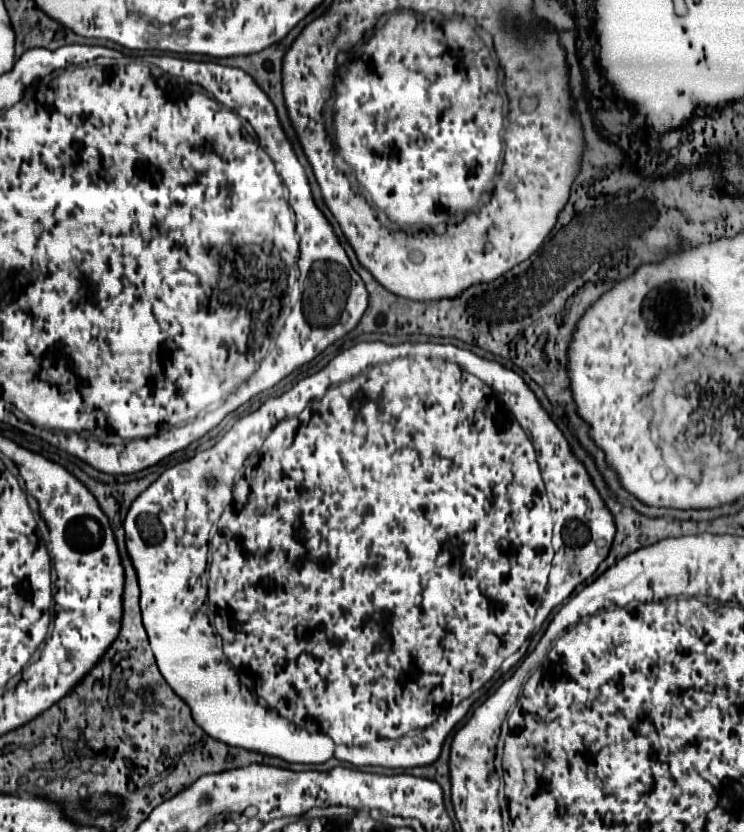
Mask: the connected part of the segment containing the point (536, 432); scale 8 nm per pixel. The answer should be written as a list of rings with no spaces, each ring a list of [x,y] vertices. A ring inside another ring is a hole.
[[[381,340],[377,342],[359,342],[347,350],[343,350],[341,354],[337,354],[323,370],[319,370],[317,374],[309,376],[309,378],[303,378],[299,384],[295,384],[291,390],[287,390],[285,394],[277,396],[277,398],[271,398],[267,400],[259,410],[239,418],[233,428],[215,444],[211,446],[209,450],[203,450],[199,454],[195,454],[193,458],[181,462],[181,464],[175,464],[173,468],[165,470],[133,504],[131,504],[131,510],[127,512],[127,518],[125,518],[125,542],[127,542],[127,550],[129,550],[129,556],[133,560],[133,566],[137,570],[137,576],[139,576],[139,588],[141,588],[141,612],[143,612],[143,626],[147,630],[147,636],[149,636],[149,642],[151,642],[151,648],[153,648],[153,654],[155,654],[155,660],[157,660],[157,666],[159,666],[159,672],[163,674],[163,678],[167,680],[167,684],[175,690],[175,694],[179,694],[187,706],[191,710],[195,710],[195,698],[191,698],[191,690],[187,690],[187,686],[191,686],[191,682],[187,682],[187,678],[191,680],[197,680],[197,684],[201,684],[199,688],[199,694],[201,696],[215,696],[217,700],[225,698],[225,696],[235,696],[239,694],[237,686],[239,686],[239,680],[243,676],[243,682],[247,682],[247,686],[251,686],[251,690],[255,690],[255,694],[259,694],[259,698],[263,698],[263,702],[267,702],[267,706],[271,706],[271,710],[275,710],[275,714],[283,714],[283,718],[287,718],[287,722],[291,722],[291,726],[295,726],[295,738],[291,738],[291,746],[287,746],[287,750],[283,750],[283,754],[287,754],[287,758],[291,758],[291,762],[327,762],[331,758],[337,758],[337,760],[343,760],[343,762],[349,762],[353,764],[355,768],[364,768],[369,766],[383,766],[383,768],[413,768],[413,766],[425,766],[425,764],[433,764],[439,756],[441,756],[441,748],[449,736],[449,732],[457,726],[457,724],[464,719],[469,708],[473,706],[473,702],[479,699],[484,692],[487,692],[492,685],[507,671],[514,667],[519,660],[527,653],[527,646],[529,646],[529,636],[533,636],[541,624],[545,622],[545,618],[551,614],[551,610],[555,606],[559,606],[565,598],[571,596],[571,592],[575,590],[575,586],[579,586],[581,582],[585,582],[587,578],[593,576],[593,572],[597,570],[597,566],[607,558],[609,554],[609,548],[611,548],[611,542],[613,542],[613,536],[615,536],[615,520],[613,520],[613,514],[609,512],[609,508],[605,506],[603,498],[599,496],[595,484],[591,482],[591,478],[587,476],[587,468],[583,466],[583,462],[573,454],[567,438],[563,436],[563,432],[555,426],[555,422],[551,420],[551,416],[545,412],[545,408],[541,406],[541,402],[537,400],[537,396],[533,394],[533,390],[525,384],[523,378],[519,378],[515,372],[507,370],[505,366],[501,366],[499,362],[491,362],[491,360],[485,360],[485,358],[479,358],[475,356],[473,352],[465,349],[458,348],[452,344],[433,344],[433,342],[403,342],[403,344],[385,344]],[[381,358],[395,358],[391,362],[385,362],[381,364]],[[499,396],[501,400],[507,404],[507,408],[515,414],[515,418],[519,422],[515,422],[513,414],[503,406],[503,402],[499,402]]]

